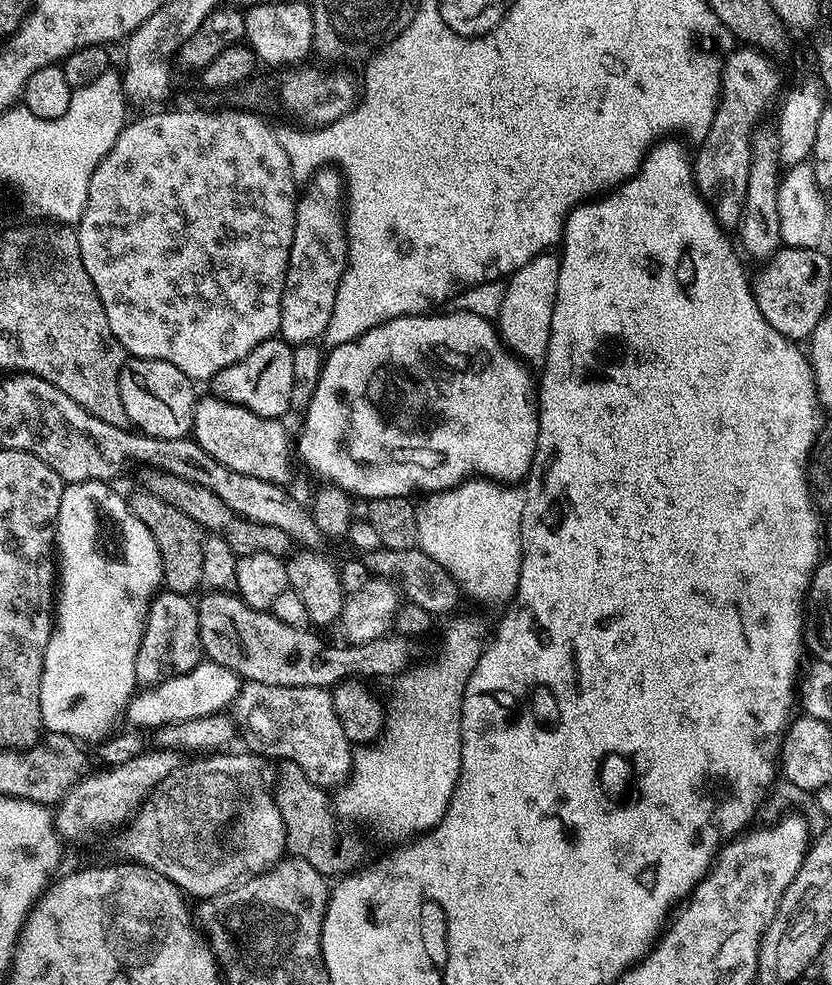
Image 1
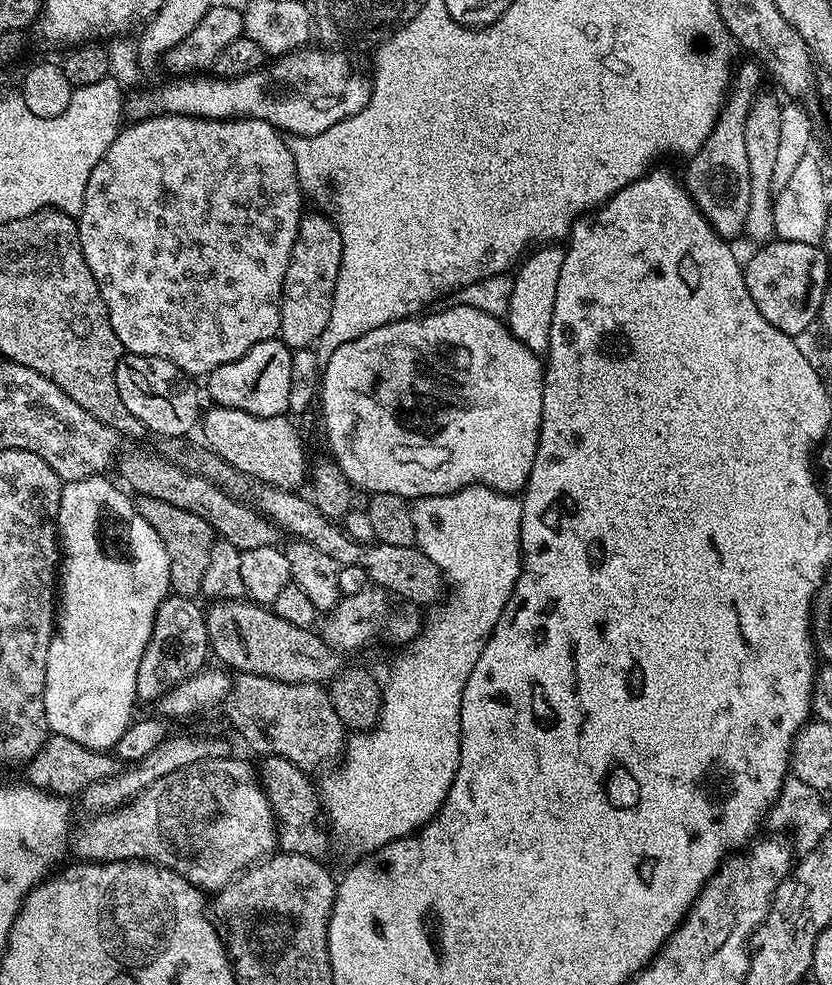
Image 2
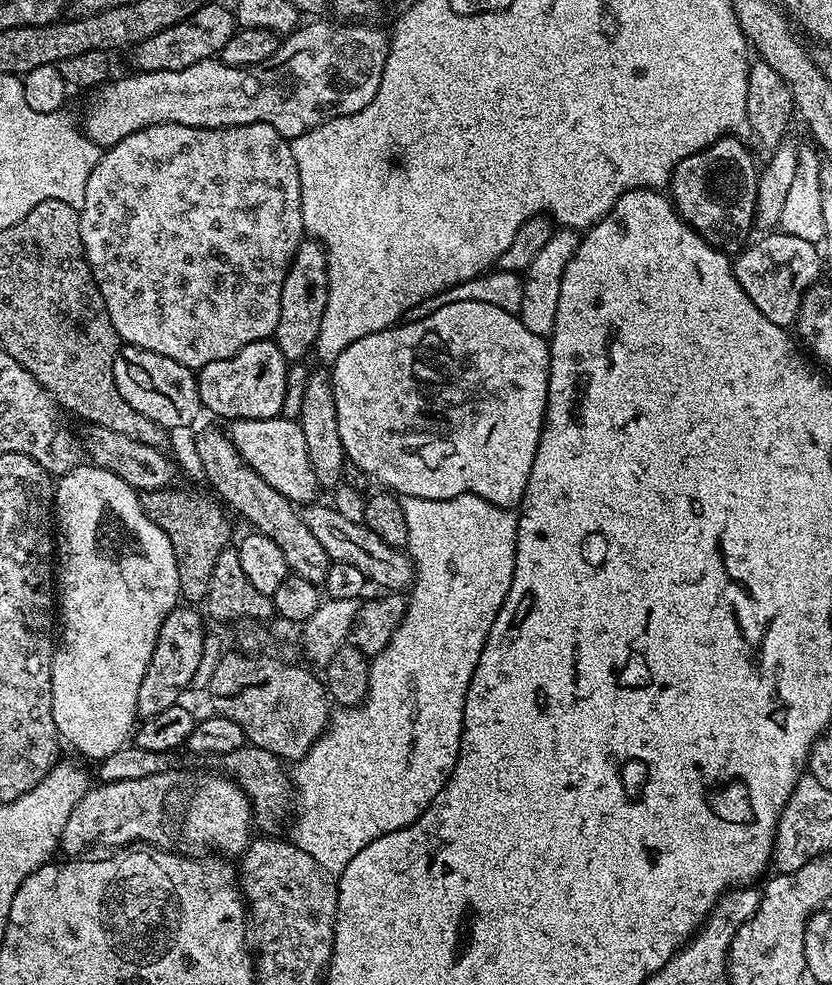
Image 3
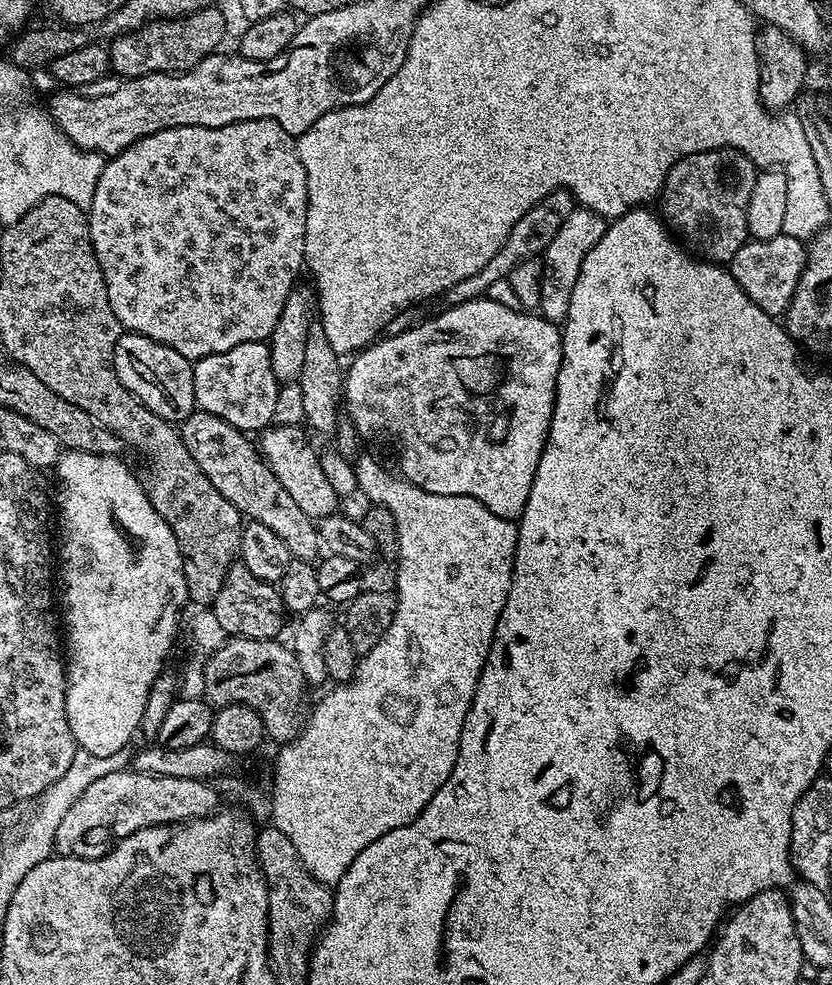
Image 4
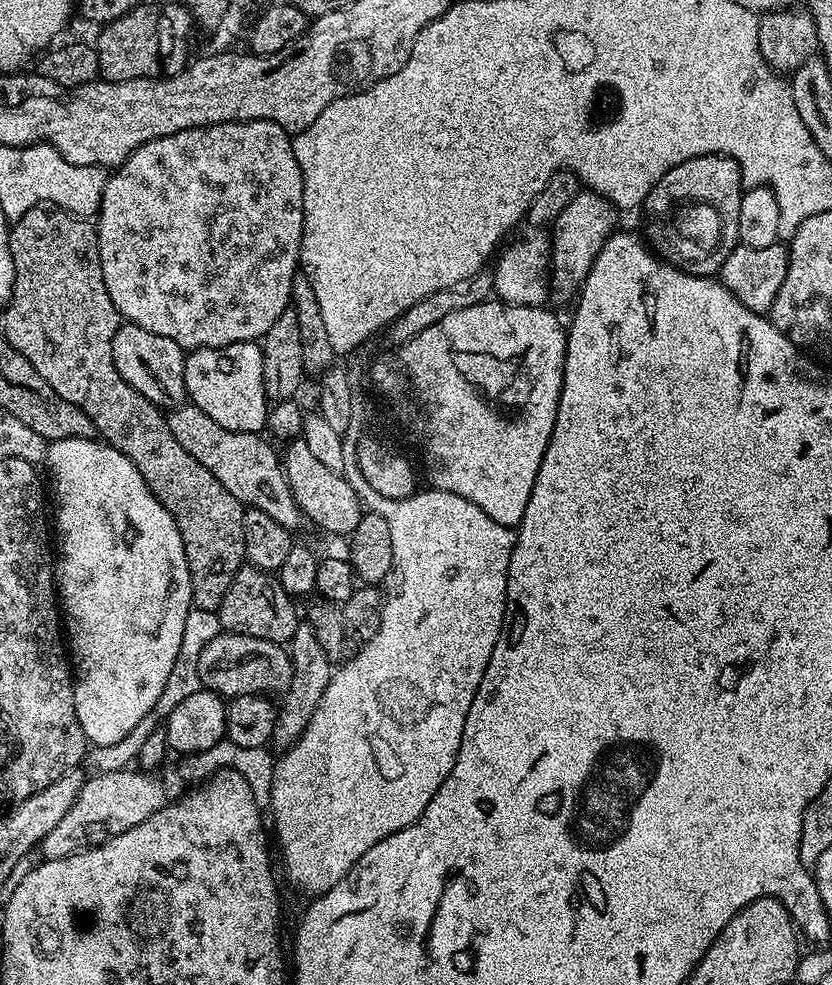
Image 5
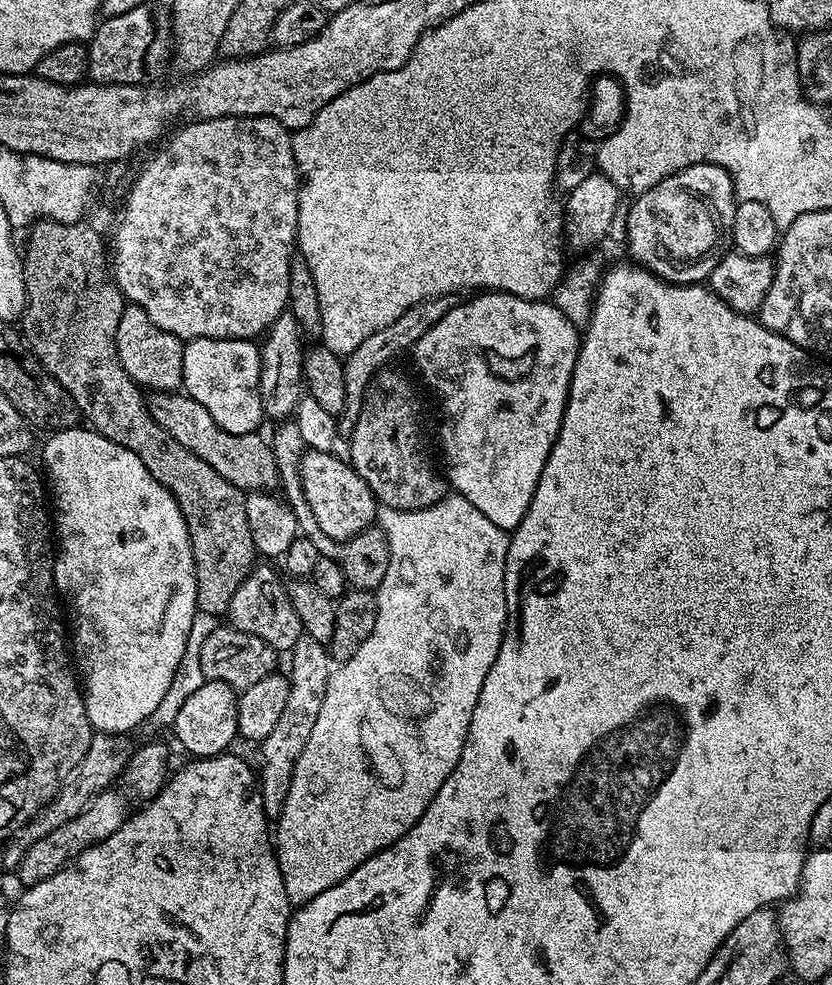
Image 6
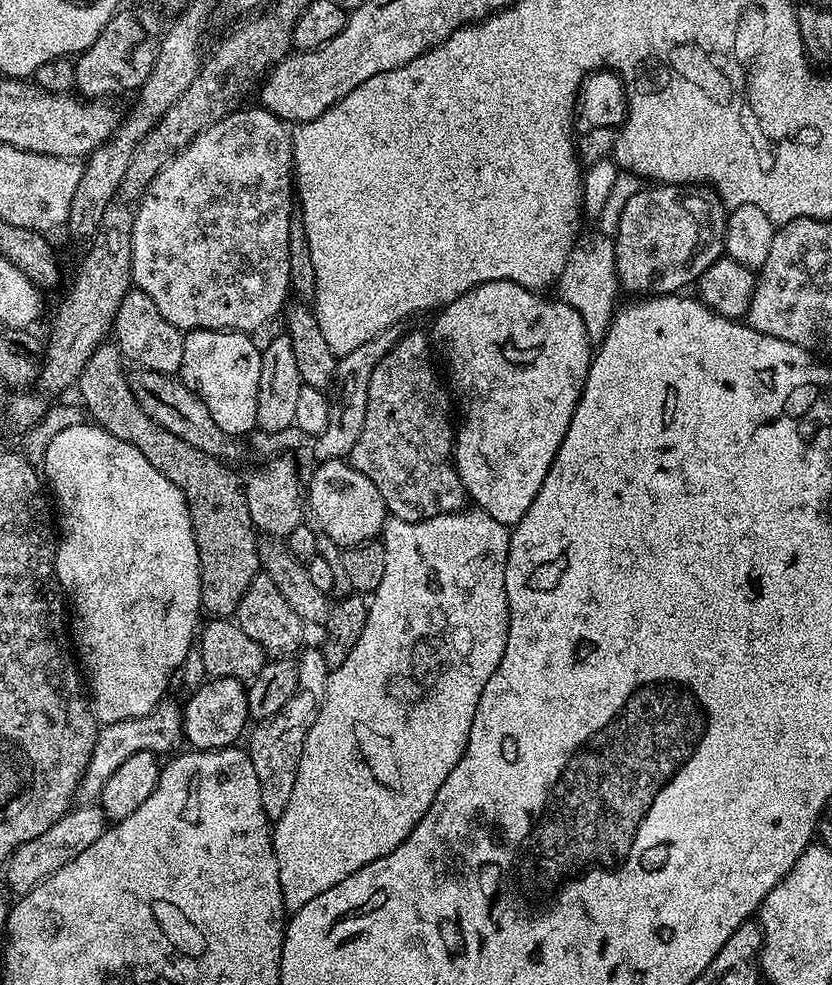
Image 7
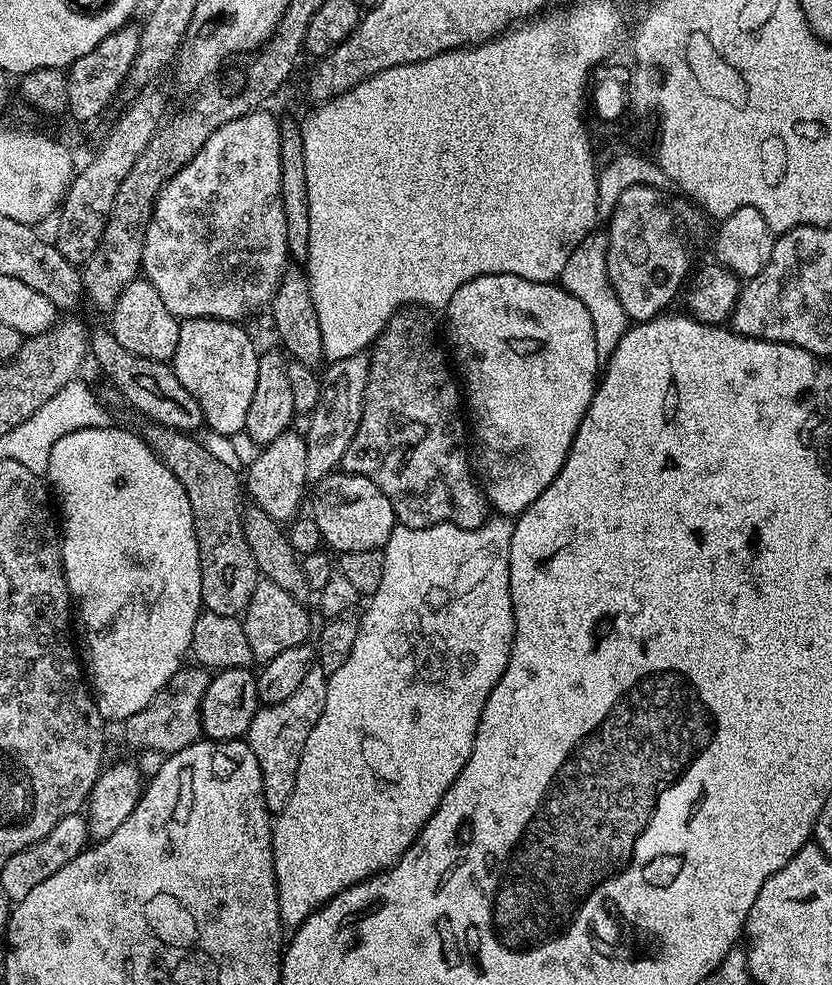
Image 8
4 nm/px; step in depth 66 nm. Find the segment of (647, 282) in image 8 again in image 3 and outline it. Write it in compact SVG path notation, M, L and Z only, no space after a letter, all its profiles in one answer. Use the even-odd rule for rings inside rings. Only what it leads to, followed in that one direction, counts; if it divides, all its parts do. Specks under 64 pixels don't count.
M729 134L698 154L690 154L678 162L670 177L670 199L681 220L725 254L739 253L745 247L756 218L758 164L752 161L747 146L736 139L740 138Z

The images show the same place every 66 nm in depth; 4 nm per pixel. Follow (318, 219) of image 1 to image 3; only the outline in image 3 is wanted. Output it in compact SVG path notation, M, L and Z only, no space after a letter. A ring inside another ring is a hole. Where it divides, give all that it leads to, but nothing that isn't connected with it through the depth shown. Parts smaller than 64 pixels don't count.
M301 240L298 250L288 267L286 278L282 282L282 306L274 339L278 350L290 362L300 362L304 355L311 353L316 346L316 339L322 326L322 314L326 314L328 297L328 259L318 240Z

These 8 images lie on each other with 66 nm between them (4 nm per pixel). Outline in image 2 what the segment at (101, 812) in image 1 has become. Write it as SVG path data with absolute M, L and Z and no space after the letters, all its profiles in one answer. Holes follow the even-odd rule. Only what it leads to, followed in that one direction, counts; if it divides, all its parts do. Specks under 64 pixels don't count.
M169 735L166 740L150 754L141 760L125 767L117 776L111 776L105 780L98 780L95 784L84 789L82 799L84 799L85 813L99 814L105 810L111 810L121 804L127 804L146 786L158 782L158 778L166 778L166 774L174 774L174 770L182 770L194 762L203 760L217 760L218 758L229 758L233 755L232 744L228 740L223 740L220 736L174 736Z

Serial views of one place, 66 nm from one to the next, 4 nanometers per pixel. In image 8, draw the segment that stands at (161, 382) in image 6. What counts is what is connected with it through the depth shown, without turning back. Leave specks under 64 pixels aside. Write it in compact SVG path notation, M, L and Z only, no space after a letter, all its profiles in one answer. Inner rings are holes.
M137 278L122 290L118 302L110 309L112 324L110 331L114 339L130 354L138 354L142 358L151 360L171 361L172 355L178 350L178 338L180 337L180 320L166 310L166 302L158 295L158 290L148 280Z

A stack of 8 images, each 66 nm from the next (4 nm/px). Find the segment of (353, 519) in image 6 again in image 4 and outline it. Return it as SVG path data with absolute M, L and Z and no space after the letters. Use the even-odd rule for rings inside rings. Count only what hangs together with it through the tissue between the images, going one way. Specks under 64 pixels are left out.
M299 424L269 426L259 433L258 447L260 455L274 470L278 482L282 482L282 486L286 486L290 498L294 498L294 502L300 507L302 514L319 522L337 511L338 501L334 486L330 486L330 482L326 482L326 474L320 465L317 449L314 450L308 445L307 435L309 436L309 433Z

